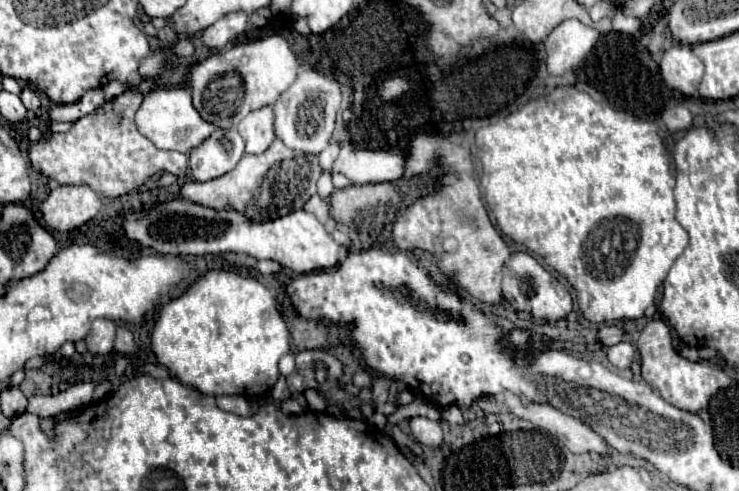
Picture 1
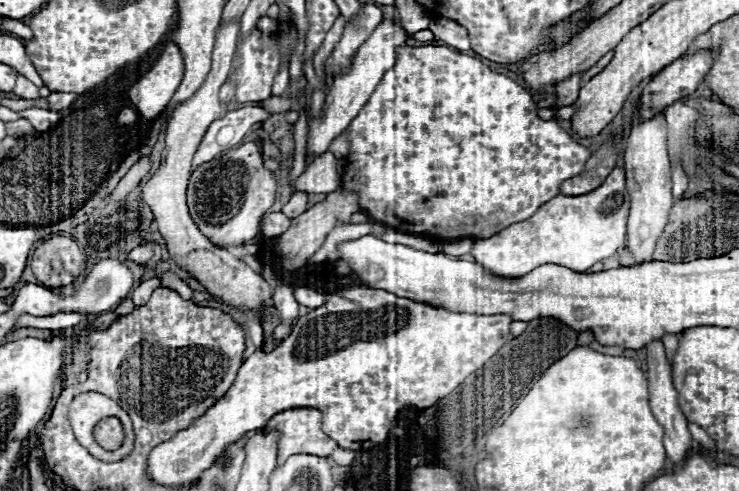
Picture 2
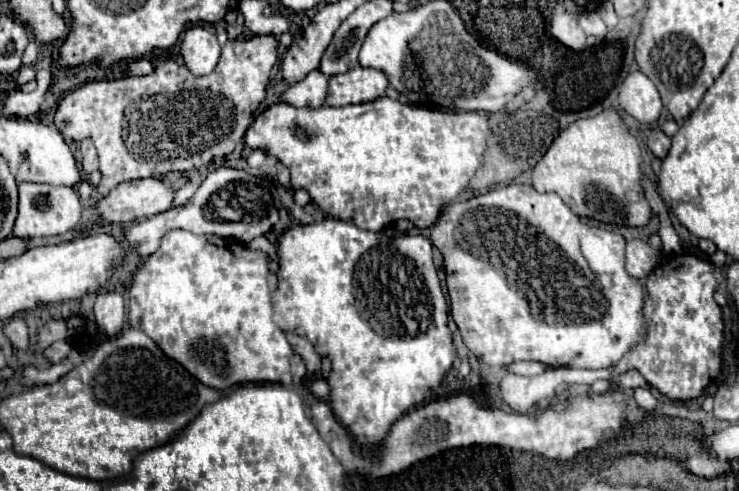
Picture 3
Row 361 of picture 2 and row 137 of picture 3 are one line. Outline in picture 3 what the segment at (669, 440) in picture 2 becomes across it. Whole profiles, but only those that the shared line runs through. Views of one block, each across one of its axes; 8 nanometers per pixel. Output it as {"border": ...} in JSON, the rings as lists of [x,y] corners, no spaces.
{"border":[[[652,130],[648,134],[648,148],[652,150],[654,156],[664,158],[668,154],[668,150],[670,150],[670,138],[662,130]]]}

